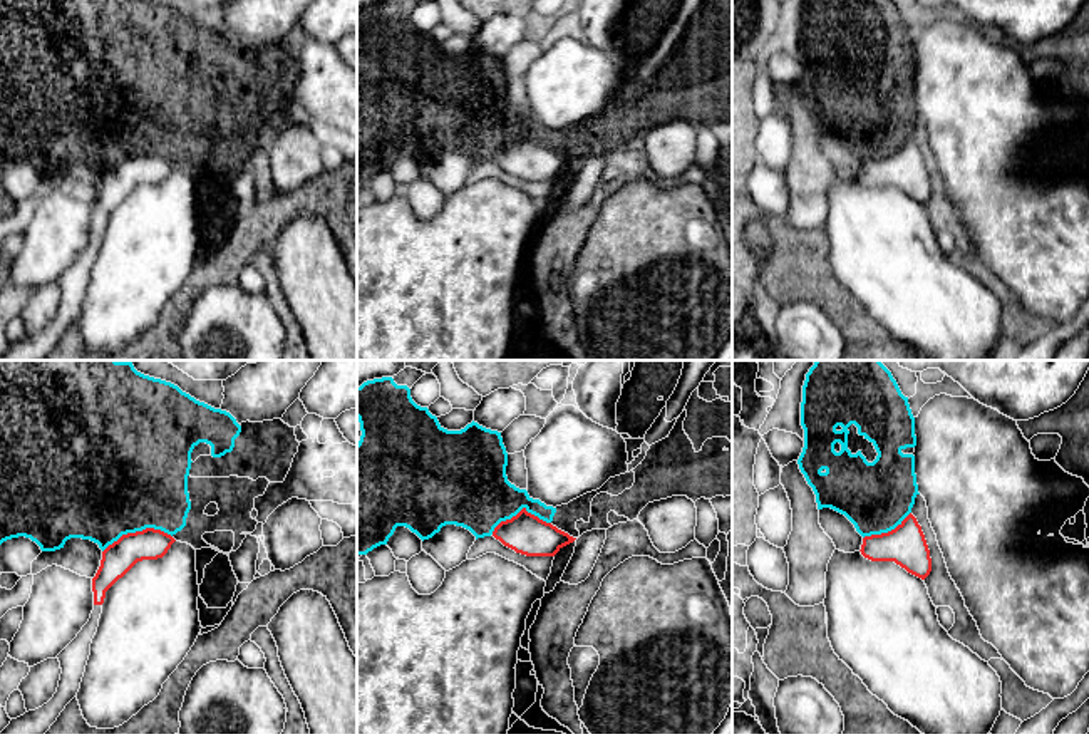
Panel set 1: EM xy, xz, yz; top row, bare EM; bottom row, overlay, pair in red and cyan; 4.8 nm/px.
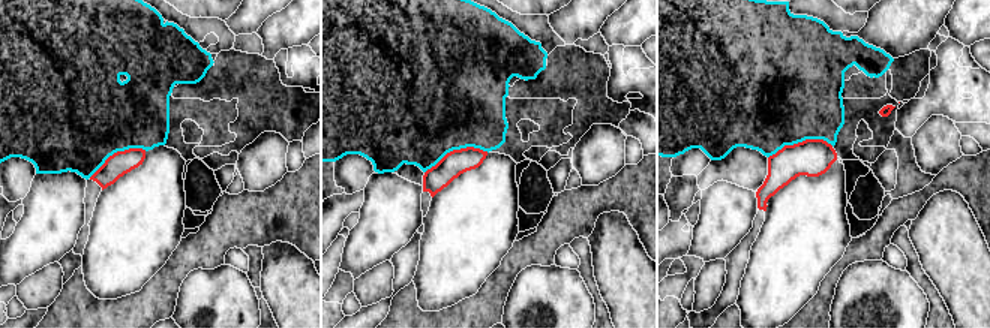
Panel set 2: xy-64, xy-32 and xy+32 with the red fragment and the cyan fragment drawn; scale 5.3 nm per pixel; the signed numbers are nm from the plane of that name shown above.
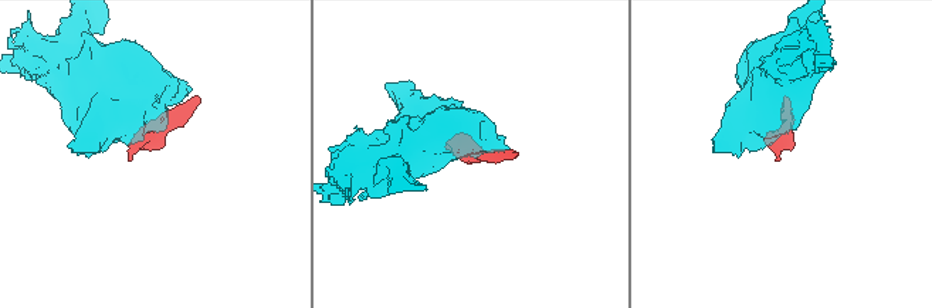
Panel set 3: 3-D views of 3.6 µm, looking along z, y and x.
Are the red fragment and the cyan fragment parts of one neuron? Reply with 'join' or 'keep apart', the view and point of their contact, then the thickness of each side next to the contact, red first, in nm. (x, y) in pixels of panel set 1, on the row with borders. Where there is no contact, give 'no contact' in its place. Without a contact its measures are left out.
keep apart | xy (136, 532) | 160/500 nm

